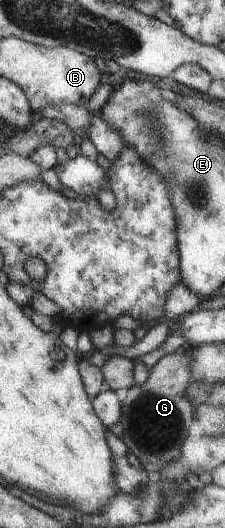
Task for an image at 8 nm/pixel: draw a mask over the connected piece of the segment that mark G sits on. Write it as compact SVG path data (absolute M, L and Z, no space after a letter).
M186 350L160 357L148 370L142 385L132 385L122 399L120 409L120 440L136 455L137 461L147 472L158 471L180 455L180 445L188 436L194 405L186 401L182 391L189 383L190 359Z

